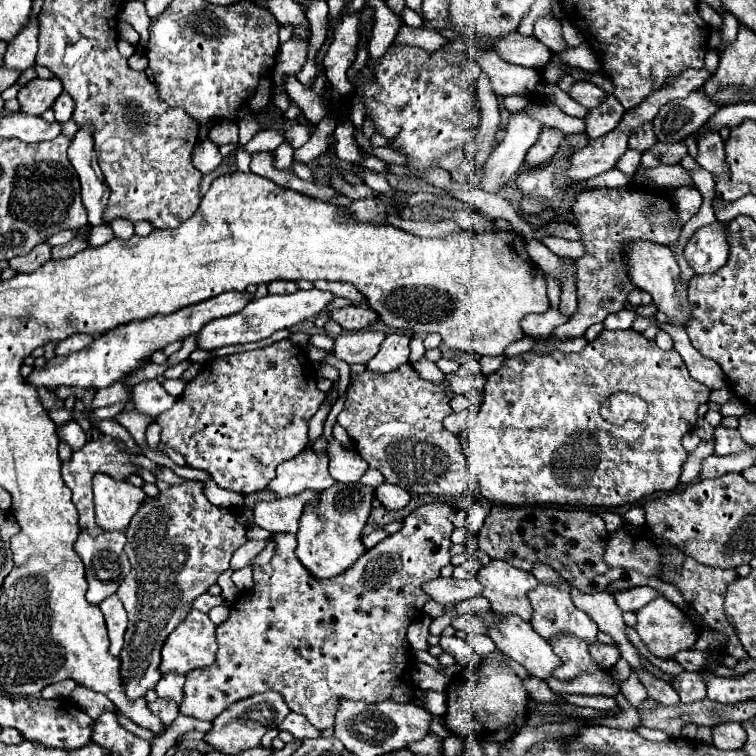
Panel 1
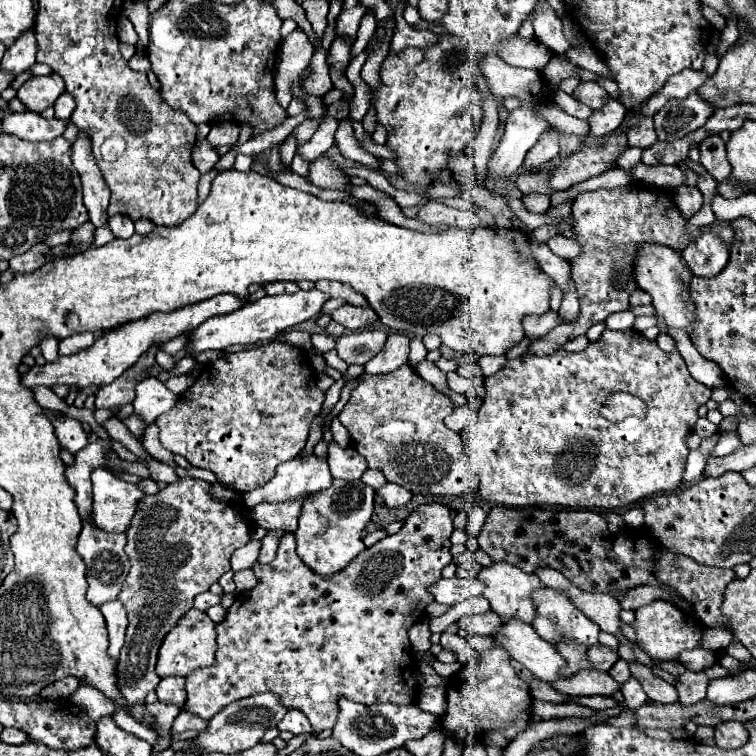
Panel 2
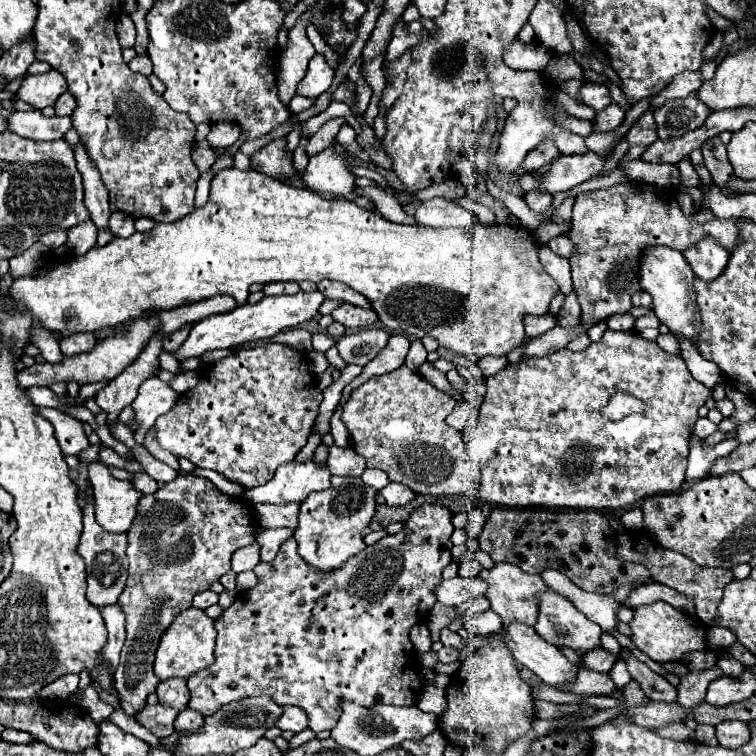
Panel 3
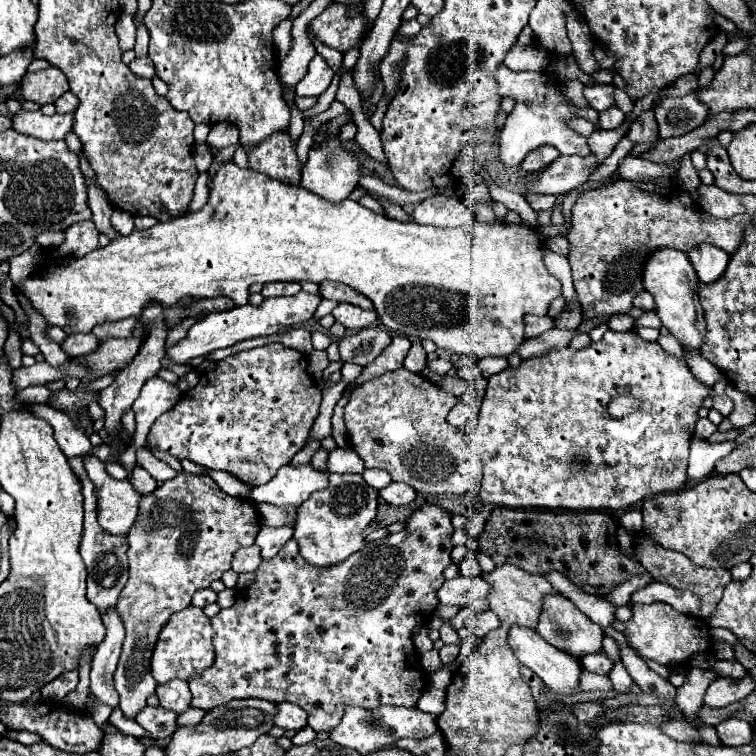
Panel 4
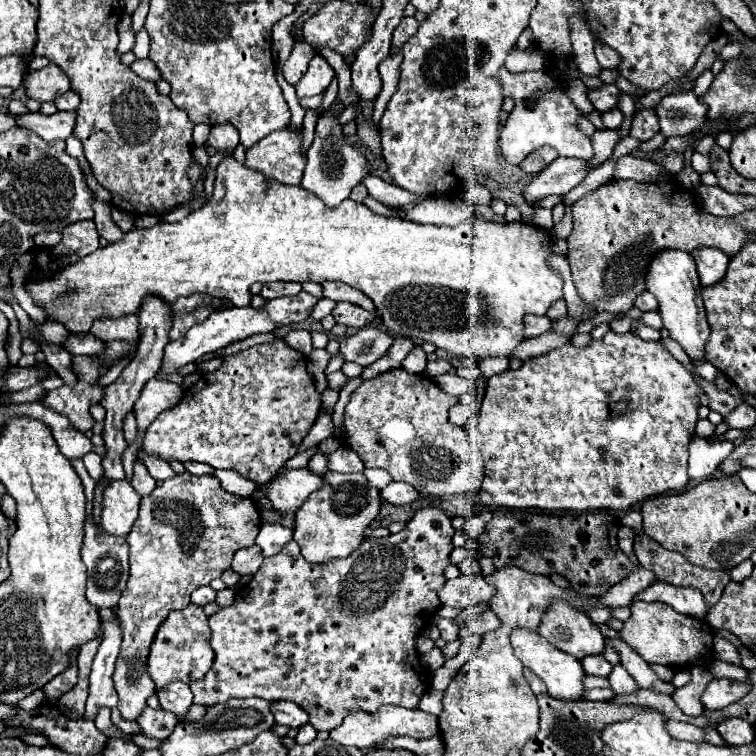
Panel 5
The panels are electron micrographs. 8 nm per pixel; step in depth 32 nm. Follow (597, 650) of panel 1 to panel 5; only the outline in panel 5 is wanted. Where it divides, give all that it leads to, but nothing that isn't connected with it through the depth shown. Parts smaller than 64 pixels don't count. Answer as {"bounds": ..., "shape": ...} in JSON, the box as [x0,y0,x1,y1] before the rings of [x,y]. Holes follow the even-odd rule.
{"bounds":[582,656,612,678],"shape":[[[586,656],[582,660],[582,666],[584,666],[584,672],[590,674],[590,676],[606,678],[612,672],[612,666],[606,662],[604,656]]]}

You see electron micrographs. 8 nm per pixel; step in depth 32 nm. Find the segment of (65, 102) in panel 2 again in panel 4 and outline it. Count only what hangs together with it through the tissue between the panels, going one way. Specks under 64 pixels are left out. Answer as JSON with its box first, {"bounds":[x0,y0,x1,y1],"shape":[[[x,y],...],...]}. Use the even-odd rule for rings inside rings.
{"bounds":[54,92,78,112],"shape":[[[72,92],[62,94],[62,96],[54,102],[56,112],[74,112],[74,110],[76,110],[76,104],[78,104],[78,100],[76,100],[76,96],[74,96]]]}

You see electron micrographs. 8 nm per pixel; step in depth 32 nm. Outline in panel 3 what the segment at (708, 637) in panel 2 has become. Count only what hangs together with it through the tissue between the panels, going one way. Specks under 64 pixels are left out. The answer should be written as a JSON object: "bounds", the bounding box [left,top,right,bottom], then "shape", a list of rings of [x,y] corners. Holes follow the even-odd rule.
{"bounds":[706,626,737,650],"shape":[[[714,626],[708,628],[706,645],[711,650],[724,648],[737,641],[735,635],[727,628]]]}

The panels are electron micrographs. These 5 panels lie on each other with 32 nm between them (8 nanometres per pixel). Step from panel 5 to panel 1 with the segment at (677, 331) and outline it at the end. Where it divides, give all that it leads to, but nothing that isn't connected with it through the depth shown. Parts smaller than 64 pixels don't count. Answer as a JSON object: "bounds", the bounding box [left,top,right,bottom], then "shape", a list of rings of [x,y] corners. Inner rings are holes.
{"bounds":[628,242,690,328],"shape":[[[634,242],[630,248],[632,250],[628,250],[628,272],[632,276],[632,282],[654,298],[658,312],[666,314],[668,324],[686,328],[690,320],[690,306],[686,296],[678,296],[684,288],[684,282],[682,282],[682,276],[680,276],[682,270],[674,258],[674,252],[668,246],[660,246],[652,242]]]}

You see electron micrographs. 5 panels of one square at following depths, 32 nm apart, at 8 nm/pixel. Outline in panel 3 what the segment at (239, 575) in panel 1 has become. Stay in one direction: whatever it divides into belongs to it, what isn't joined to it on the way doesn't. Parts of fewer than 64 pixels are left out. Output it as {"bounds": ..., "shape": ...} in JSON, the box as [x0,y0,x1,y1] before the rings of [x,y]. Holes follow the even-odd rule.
{"bounds":[236,571,257,590],"shape":[[[246,571],[237,574],[236,576],[236,590],[249,590],[256,585],[257,577],[253,571]]]}

